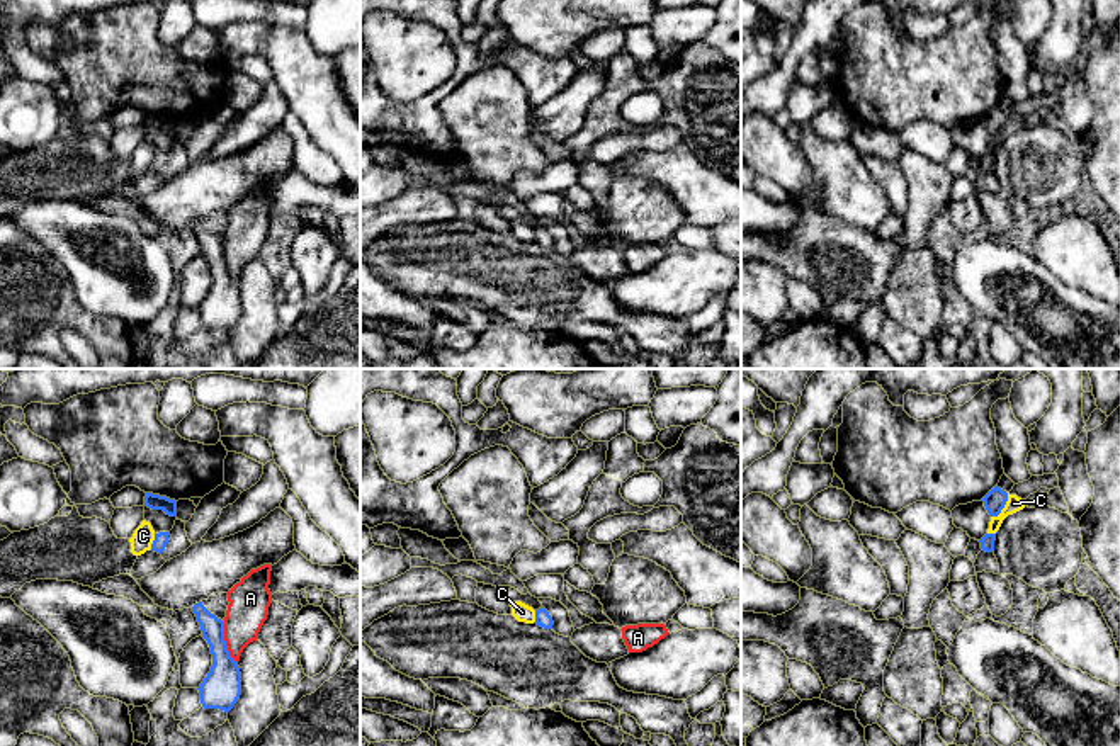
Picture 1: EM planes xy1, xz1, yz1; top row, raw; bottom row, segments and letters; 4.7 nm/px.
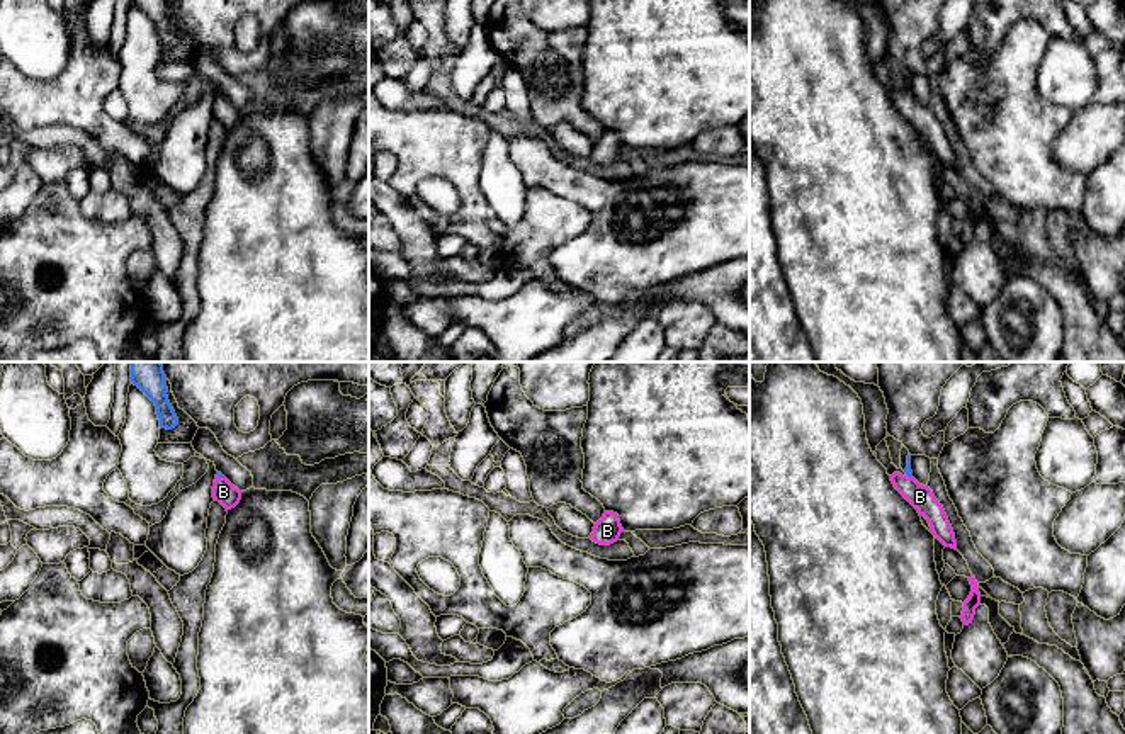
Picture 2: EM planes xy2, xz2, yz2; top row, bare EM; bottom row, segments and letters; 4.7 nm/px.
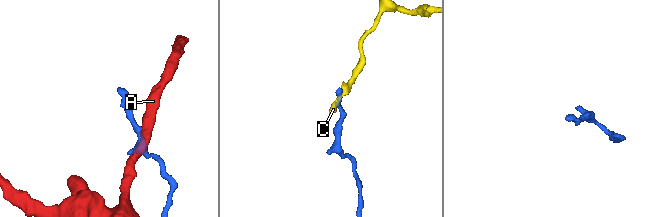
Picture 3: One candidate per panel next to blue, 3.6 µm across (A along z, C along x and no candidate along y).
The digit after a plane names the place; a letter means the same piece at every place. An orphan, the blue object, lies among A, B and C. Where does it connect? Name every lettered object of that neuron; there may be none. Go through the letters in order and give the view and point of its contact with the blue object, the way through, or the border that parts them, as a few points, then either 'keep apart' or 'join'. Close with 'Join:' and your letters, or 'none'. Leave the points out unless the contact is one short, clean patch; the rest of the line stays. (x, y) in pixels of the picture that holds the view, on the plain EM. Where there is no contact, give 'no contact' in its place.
A: contact xy1 (225, 262); border xy1 (223, 242), (225, 265), (237, 282); keep apart
B: contact xy2 (220, 95); way xy2 (220, 94), (220, 95), (223, 111); join
C: contact yz1 (1003, 126); border yz1 (1008, 113), (1005, 126), (991, 136); keep apart
Join: B

